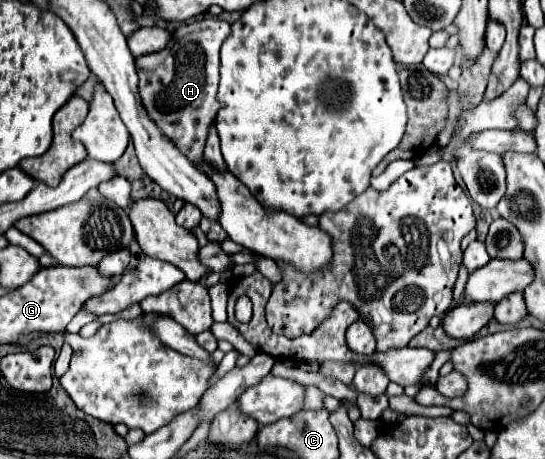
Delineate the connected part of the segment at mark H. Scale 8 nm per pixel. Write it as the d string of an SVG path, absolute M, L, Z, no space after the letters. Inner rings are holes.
M208 17L178 27L162 51L136 57L136 71L140 77L138 91L148 115L152 115L160 131L196 165L202 163L208 129L214 125L220 107L216 97L220 81L220 47L230 33L226 21Z

